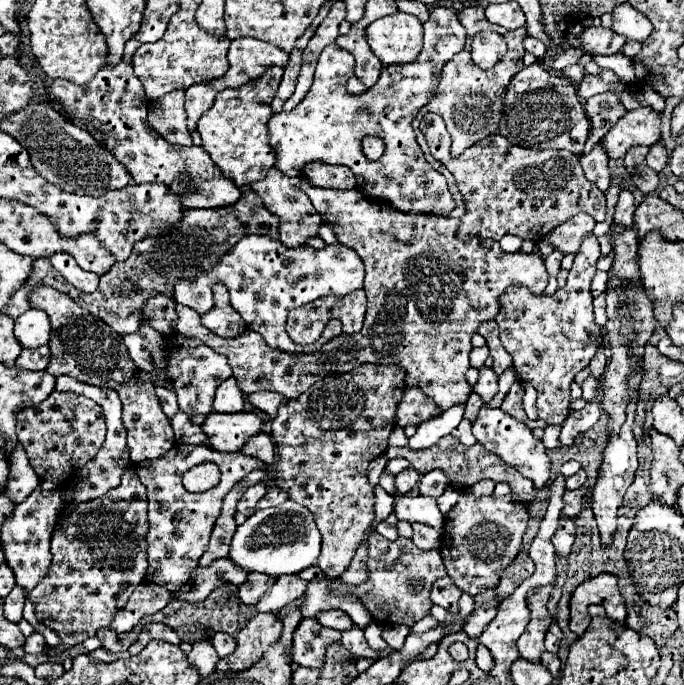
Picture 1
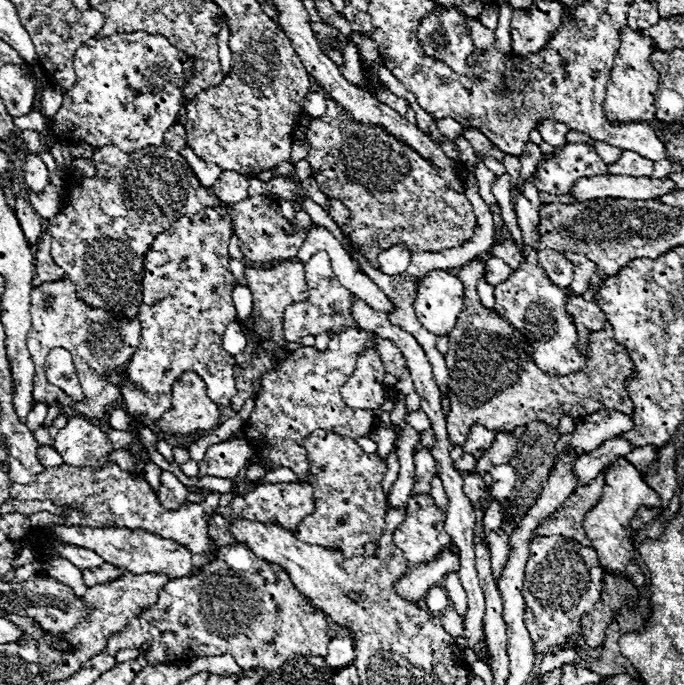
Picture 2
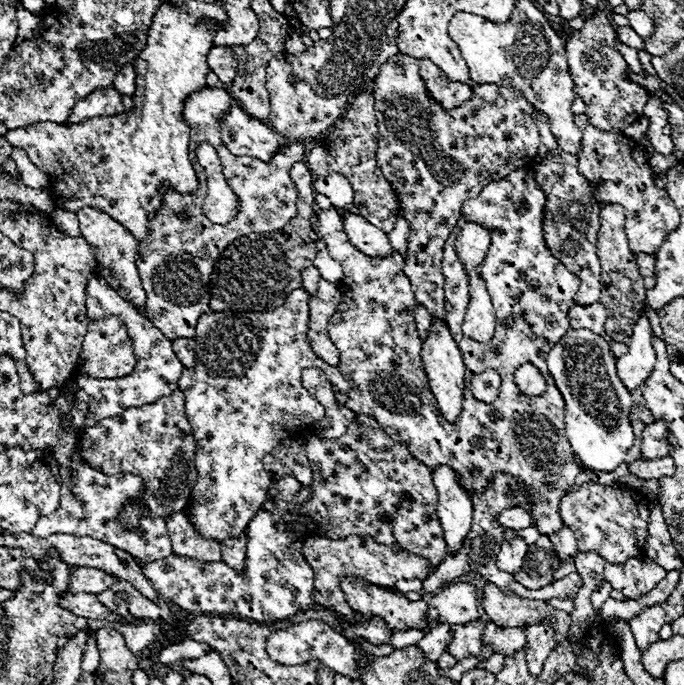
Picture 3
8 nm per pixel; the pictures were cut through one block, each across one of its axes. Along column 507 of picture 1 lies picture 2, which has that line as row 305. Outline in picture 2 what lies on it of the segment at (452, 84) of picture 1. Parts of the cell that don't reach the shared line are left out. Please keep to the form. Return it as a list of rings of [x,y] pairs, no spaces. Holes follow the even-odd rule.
[[[68,274],[62,276],[62,280],[56,282],[44,282],[34,288],[32,292],[32,302],[30,302],[30,314],[32,314],[32,328],[28,336],[28,350],[34,360],[36,372],[34,372],[34,400],[52,404],[54,400],[62,408],[72,408],[76,414],[84,416],[86,420],[104,420],[108,410],[112,406],[122,406],[122,394],[116,384],[110,384],[106,380],[106,374],[118,370],[126,370],[128,362],[132,360],[138,344],[140,344],[140,334],[142,326],[136,316],[126,318],[126,316],[114,316],[112,312],[104,308],[90,308],[80,300],[76,292],[76,284],[68,278]],[[44,294],[54,296],[54,306],[44,308]],[[52,348],[66,348],[76,364],[76,374],[82,384],[82,390],[88,398],[88,402],[74,402],[62,388],[54,386],[48,382],[44,364],[46,356]]]

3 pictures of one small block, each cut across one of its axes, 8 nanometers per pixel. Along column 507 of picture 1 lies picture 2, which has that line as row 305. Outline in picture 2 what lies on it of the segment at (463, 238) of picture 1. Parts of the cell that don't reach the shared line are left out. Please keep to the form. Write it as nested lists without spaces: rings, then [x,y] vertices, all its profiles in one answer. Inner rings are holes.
[[[214,206],[202,208],[198,214],[180,216],[180,220],[172,222],[168,230],[158,234],[152,242],[152,248],[144,254],[144,276],[142,276],[142,302],[138,320],[142,324],[142,338],[138,344],[136,356],[130,360],[126,368],[126,380],[134,386],[124,384],[120,388],[126,412],[132,418],[132,444],[130,452],[142,460],[148,458],[146,448],[142,446],[144,438],[140,434],[140,426],[154,426],[156,420],[170,408],[170,388],[182,372],[196,372],[206,388],[208,396],[216,400],[218,406],[228,406],[232,396],[236,394],[236,380],[232,374],[234,358],[222,348],[222,336],[230,322],[236,320],[236,308],[232,302],[232,282],[234,276],[228,268],[228,238],[232,232],[232,218],[228,208]]]

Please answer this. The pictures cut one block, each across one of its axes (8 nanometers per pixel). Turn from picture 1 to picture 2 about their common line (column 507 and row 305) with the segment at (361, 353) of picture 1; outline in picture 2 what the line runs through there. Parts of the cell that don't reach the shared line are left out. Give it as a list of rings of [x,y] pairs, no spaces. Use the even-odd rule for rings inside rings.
[[[286,260],[286,262],[276,264],[274,268],[250,268],[250,266],[246,266],[244,278],[248,282],[248,288],[252,290],[254,306],[252,306],[250,318],[240,322],[240,326],[244,328],[242,332],[244,332],[250,346],[246,346],[240,354],[234,356],[234,360],[236,360],[234,362],[234,366],[236,366],[234,376],[236,376],[236,386],[238,386],[238,394],[230,400],[230,408],[234,412],[240,412],[244,402],[260,392],[262,376],[266,372],[274,370],[278,362],[288,358],[290,350],[286,350],[288,342],[284,340],[284,334],[282,334],[284,310],[288,304],[308,300],[308,284],[304,278],[304,264],[298,260]]]

